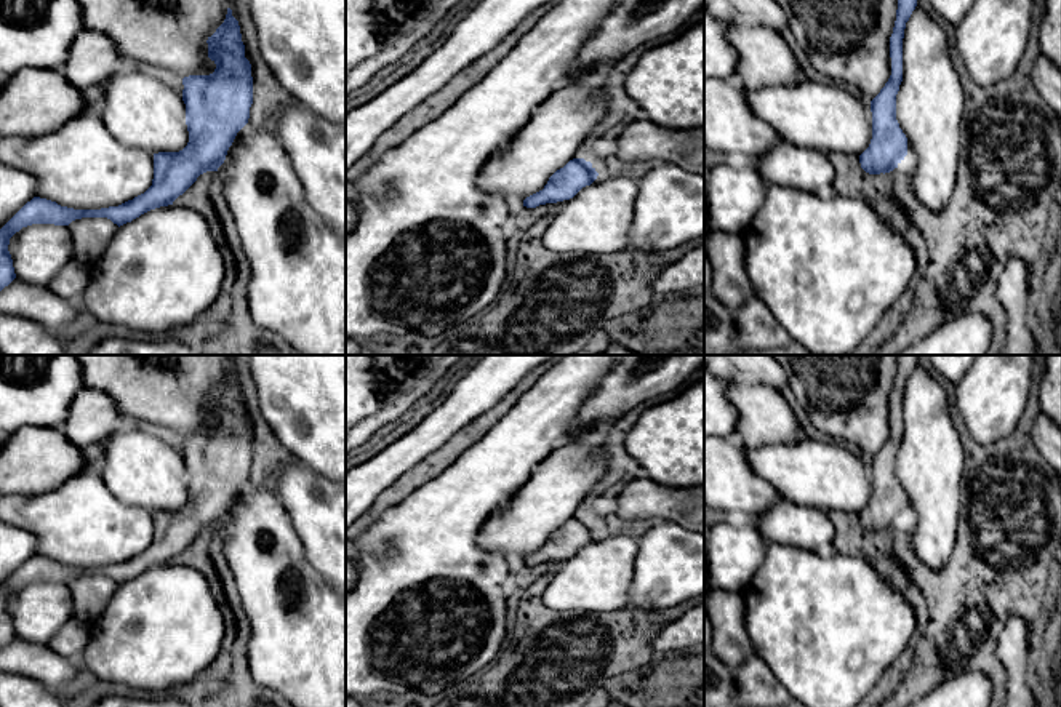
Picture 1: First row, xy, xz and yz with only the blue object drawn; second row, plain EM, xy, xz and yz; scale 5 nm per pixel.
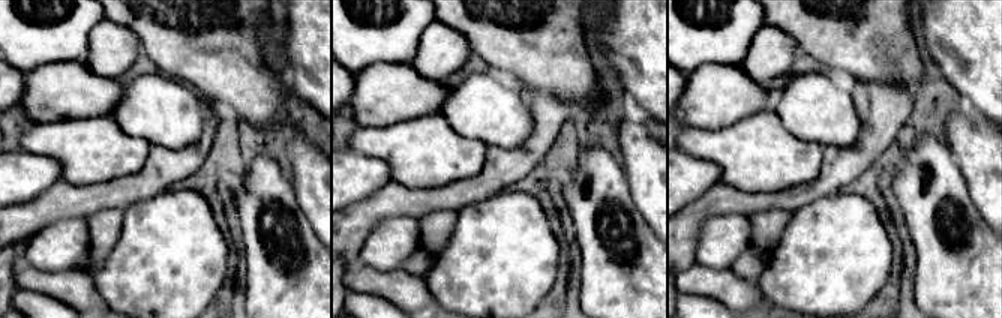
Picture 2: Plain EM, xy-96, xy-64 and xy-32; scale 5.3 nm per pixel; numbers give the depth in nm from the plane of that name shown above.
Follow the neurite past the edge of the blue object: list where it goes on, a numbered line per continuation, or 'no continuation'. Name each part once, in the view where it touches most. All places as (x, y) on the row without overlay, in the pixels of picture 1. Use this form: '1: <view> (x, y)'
no continuation

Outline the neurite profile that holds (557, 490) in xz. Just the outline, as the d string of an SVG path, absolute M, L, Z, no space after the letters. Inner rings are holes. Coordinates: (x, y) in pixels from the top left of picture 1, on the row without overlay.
M611 425L579 429L539 461L528 480L482 526L478 545L502 555L512 571L549 536L589 507L589 493L607 470Z

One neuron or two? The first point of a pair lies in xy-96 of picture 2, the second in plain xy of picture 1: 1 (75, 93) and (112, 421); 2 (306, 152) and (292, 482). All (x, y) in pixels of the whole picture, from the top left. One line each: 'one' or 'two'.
1: two
2: one

